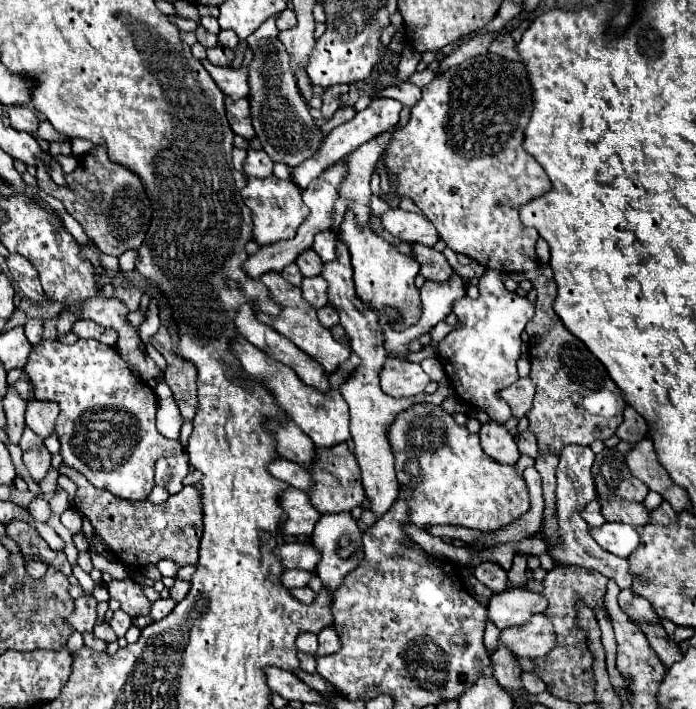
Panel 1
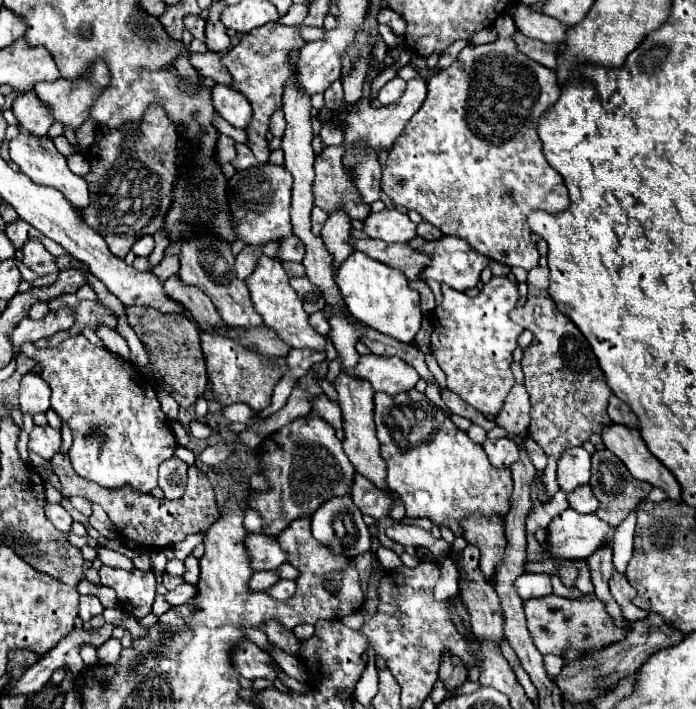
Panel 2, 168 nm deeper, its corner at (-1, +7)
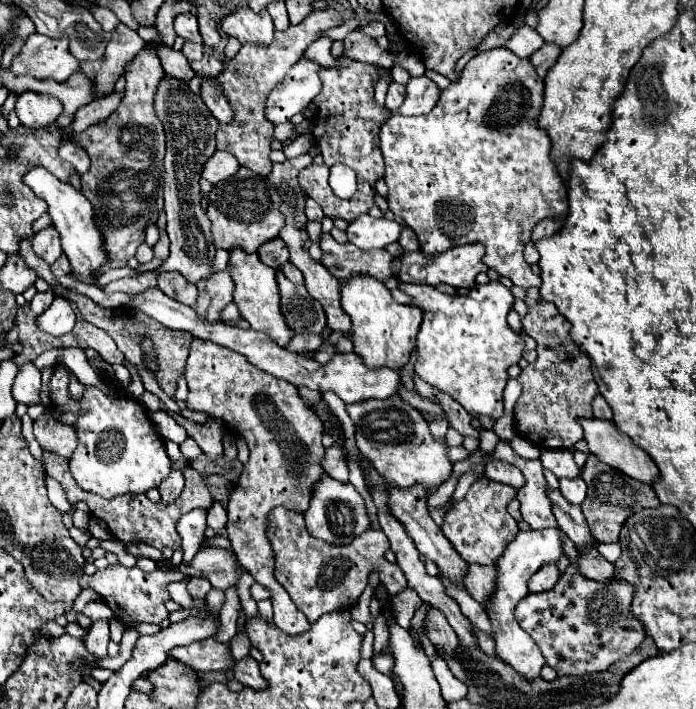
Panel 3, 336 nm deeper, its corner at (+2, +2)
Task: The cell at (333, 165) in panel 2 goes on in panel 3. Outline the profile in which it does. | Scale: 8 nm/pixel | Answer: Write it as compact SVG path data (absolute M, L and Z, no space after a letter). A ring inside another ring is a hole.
M339 56L337 66L319 70L319 78L323 82L323 90L313 98L319 112L313 118L313 138L317 142L317 148L321 150L321 156L325 160L325 166L307 166L299 172L299 184L305 188L305 194L313 198L323 212L329 218L343 218L345 222L355 220L357 216L369 212L369 208L375 206L375 184L379 178L383 178L383 156L379 150L379 126L387 118L391 118L391 112L385 106L379 106L373 98L373 86L379 80L379 68L373 64L351 60L349 56ZM334 164L344 164L355 171L357 175L357 190L353 198L343 200L333 194L331 186L327 184L329 168Z

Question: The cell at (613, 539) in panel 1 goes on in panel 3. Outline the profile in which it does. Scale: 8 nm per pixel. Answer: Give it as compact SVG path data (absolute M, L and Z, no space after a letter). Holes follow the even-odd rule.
M549 528L549 530L529 530L529 532L519 532L515 540L505 548L505 554L495 562L497 568L497 586L491 598L485 602L487 616L491 618L491 628L495 630L493 640L495 640L495 654L499 660L503 660L507 666L511 666L517 674L521 674L527 680L539 678L541 666L545 664L543 654L535 646L533 638L527 636L521 626L515 622L513 610L515 604L529 594L527 582L529 578L541 568L541 564L547 562L557 562L563 556L561 548L561 538L559 538L559 528Z

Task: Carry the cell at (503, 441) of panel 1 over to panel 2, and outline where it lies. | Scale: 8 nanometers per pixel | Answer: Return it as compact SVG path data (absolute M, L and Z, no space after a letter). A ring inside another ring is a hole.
M510 437L486 439L482 447L484 447L484 451L494 467L510 467L520 457L518 445Z

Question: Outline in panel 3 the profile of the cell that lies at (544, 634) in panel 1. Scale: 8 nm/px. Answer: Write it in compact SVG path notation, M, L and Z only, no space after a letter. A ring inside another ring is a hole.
M569 566L551 590L523 598L515 606L515 620L535 640L545 662L557 676L603 672L635 652L645 638L643 624L631 614L633 596L635 588L627 580L613 578L611 582L595 582Z

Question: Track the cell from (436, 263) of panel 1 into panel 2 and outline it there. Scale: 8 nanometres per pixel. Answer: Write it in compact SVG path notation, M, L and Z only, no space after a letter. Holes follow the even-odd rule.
M364 239L364 241L352 241L352 245L358 251L364 251L366 255L390 265L390 267L398 267L404 271L404 275L408 277L408 281L416 281L422 275L422 269L426 267L426 263L430 263L430 257L412 249L408 243L386 243L386 241L378 241L378 239Z

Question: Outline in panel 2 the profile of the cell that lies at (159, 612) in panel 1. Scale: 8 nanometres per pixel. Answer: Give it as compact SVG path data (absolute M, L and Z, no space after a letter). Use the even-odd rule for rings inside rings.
M182 583L182 585L178 585L176 589L168 591L164 597L166 597L166 601L168 601L170 605L184 605L184 603L188 603L188 601L194 597L194 593L196 593L196 587L194 587L194 585Z

